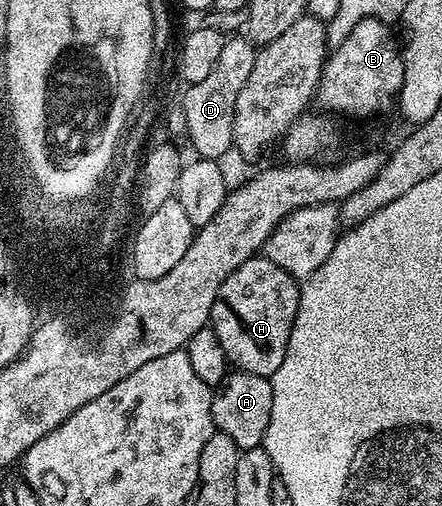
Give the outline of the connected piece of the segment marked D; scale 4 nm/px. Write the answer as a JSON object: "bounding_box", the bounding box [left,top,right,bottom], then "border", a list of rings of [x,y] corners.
{"bounding_box":[181,37,256,160],"border":[[[246,37],[228,38],[225,49],[221,49],[221,57],[217,57],[217,65],[202,81],[190,84],[181,95],[181,123],[187,126],[187,135],[191,138],[194,154],[201,159],[222,160],[222,155],[232,150],[233,117],[235,116],[235,102],[245,89],[245,81],[249,81],[249,73],[253,73],[256,44]]]}

